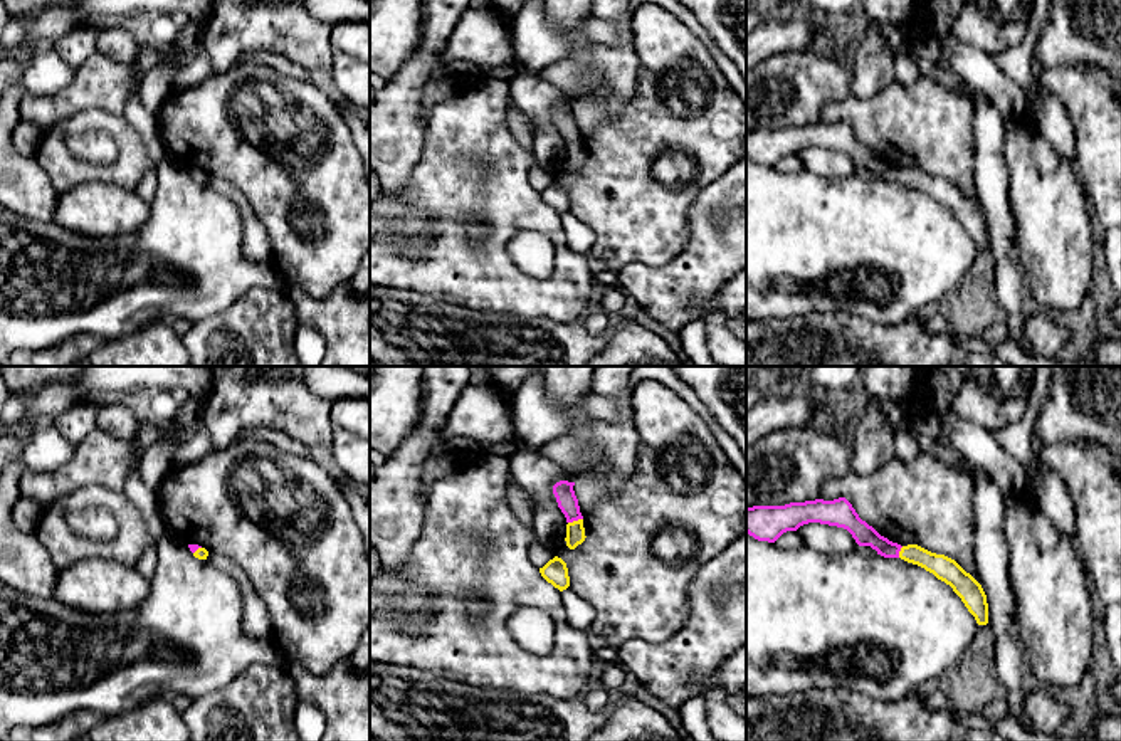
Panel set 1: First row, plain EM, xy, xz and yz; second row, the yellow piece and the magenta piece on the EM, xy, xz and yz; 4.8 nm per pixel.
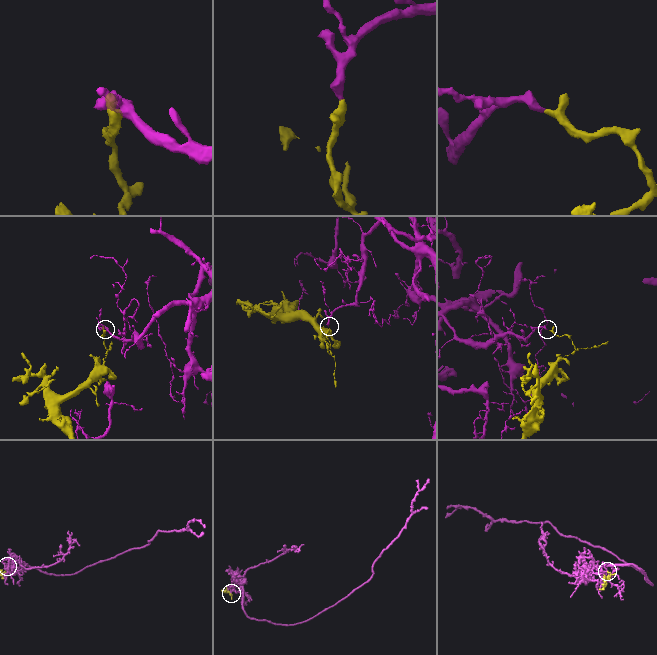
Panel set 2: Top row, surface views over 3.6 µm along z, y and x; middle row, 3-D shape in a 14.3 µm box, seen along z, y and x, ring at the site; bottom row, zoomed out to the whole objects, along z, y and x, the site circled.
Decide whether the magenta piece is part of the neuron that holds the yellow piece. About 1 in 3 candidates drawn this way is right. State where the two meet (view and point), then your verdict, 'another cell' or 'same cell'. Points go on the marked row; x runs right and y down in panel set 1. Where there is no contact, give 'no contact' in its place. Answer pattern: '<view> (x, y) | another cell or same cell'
xz (575, 521) | same cell

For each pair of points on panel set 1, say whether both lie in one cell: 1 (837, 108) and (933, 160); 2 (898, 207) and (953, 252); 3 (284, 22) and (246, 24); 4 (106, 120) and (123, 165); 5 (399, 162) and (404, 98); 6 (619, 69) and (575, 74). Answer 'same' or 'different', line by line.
1: same
2: same
3: same
4: same
5: same
6: same

